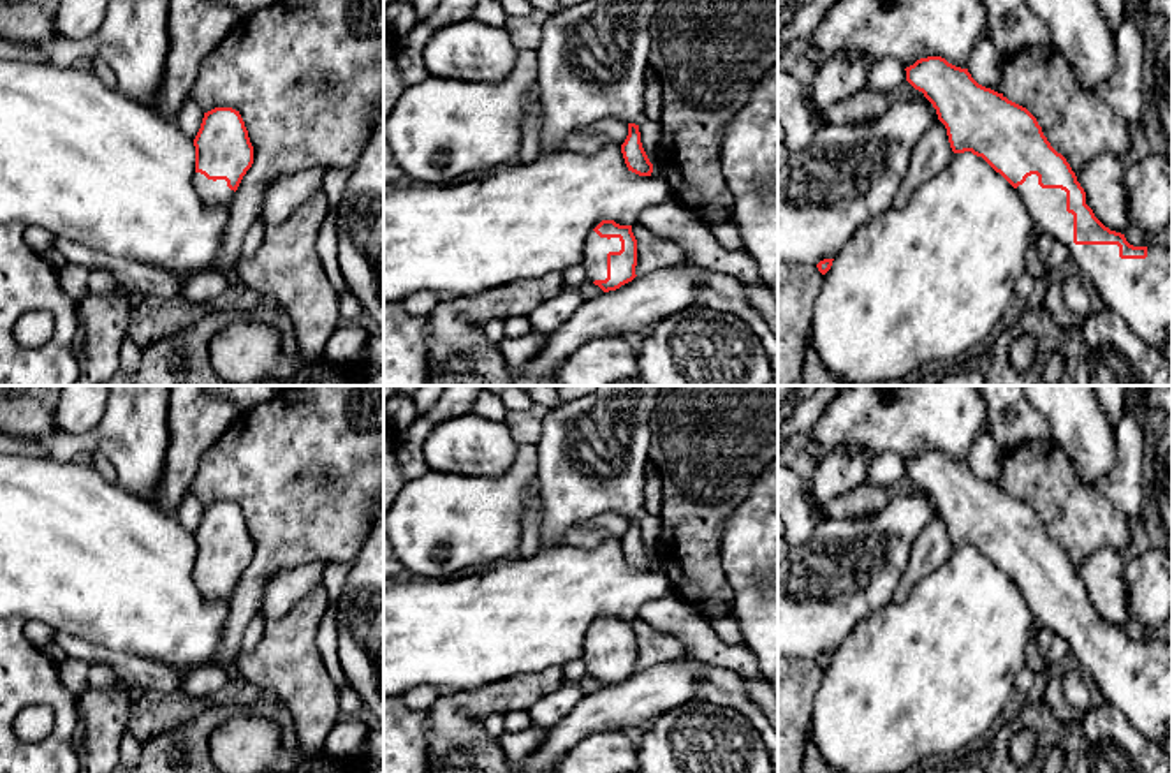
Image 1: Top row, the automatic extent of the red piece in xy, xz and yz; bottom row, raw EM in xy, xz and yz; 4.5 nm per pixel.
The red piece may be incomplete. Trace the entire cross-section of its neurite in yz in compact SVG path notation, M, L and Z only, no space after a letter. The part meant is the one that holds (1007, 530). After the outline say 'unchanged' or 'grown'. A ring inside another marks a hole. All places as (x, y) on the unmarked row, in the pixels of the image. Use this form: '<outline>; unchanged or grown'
M941 451L920 453L905 465L906 475L936 504L952 546L971 546L1000 567L1019 586L1035 622L1066 641L1068 653L1093 678L1103 699L1144 738L1161 747L1172 731L1172 644L1160 639L1133 641L1124 629L1105 622L1086 599L1086 586L1070 558L1051 541L1026 502L978 479L968 463Z; grown

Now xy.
M215 502L204 507L194 541L197 588L208 600L231 599L253 558L253 541L239 505Z; grown

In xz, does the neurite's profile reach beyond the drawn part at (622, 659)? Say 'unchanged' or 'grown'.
grown

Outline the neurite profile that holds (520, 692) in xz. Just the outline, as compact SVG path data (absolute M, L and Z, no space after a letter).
M561 666L544 669L533 676L512 676L500 683L454 692L454 704L472 720L482 722L493 715L530 711L540 699L553 696L565 685Z

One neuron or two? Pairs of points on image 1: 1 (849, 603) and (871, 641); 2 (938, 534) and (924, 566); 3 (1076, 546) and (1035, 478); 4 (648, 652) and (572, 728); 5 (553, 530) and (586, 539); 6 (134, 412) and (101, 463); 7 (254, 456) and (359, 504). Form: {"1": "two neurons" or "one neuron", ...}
{"1": "two neurons", "2": "one neuron", "3": "one neuron", "4": "two neurons", "5": "two neurons", "6": "two neurons", "7": "one neuron"}

